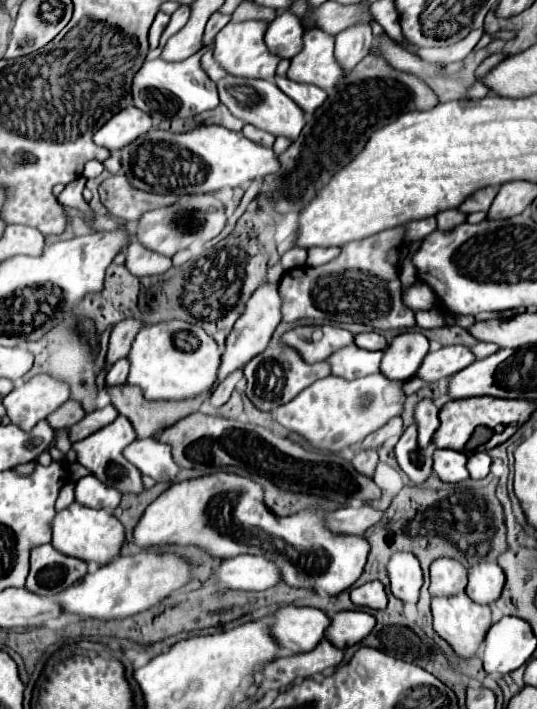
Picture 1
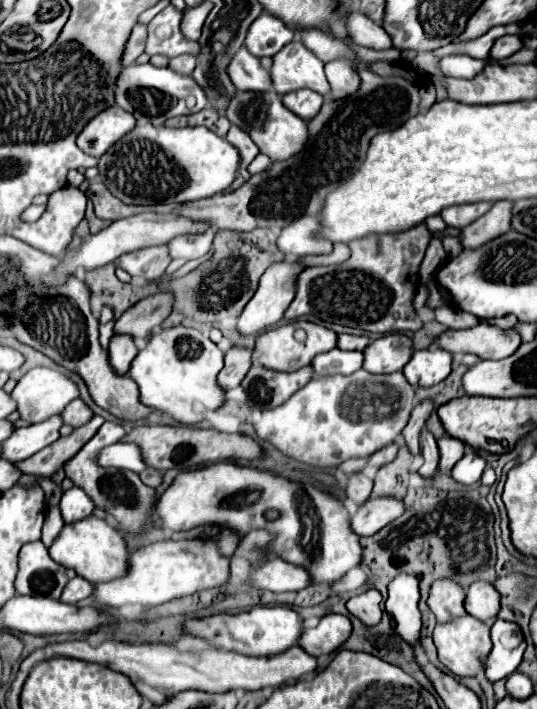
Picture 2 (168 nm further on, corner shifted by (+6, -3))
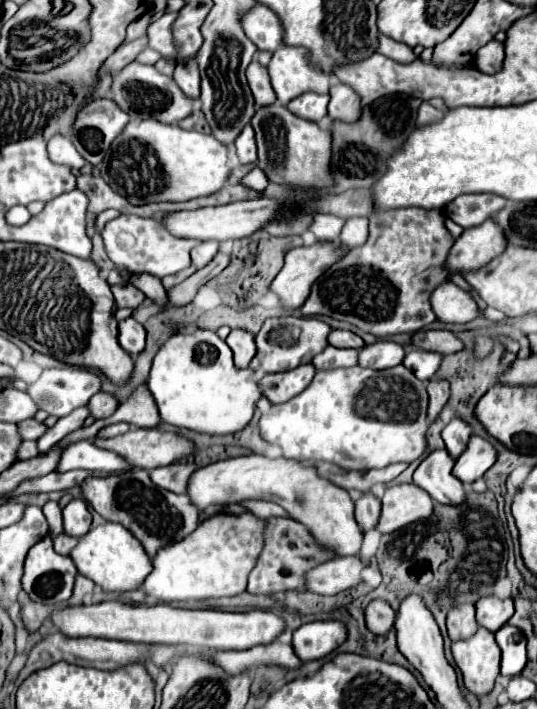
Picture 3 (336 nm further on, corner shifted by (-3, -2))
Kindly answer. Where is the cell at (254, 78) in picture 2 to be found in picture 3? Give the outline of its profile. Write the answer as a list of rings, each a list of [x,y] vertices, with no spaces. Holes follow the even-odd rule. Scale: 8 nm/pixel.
[[[253,59],[251,65],[247,67],[247,81],[249,81],[249,87],[253,91],[255,105],[267,107],[267,105],[273,105],[275,103],[275,91],[271,87],[267,69],[263,65],[259,65],[257,59]]]

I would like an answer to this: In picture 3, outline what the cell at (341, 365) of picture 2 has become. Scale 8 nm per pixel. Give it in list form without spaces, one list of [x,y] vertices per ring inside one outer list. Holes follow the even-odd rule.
[[[327,347],[319,355],[313,357],[313,367],[315,369],[333,369],[333,367],[353,367],[357,365],[357,353],[355,349],[337,349],[337,347]]]

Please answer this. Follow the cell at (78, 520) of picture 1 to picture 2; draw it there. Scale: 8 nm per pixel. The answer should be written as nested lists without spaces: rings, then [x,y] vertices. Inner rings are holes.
[[[88,516],[84,520],[64,524],[64,528],[60,530],[60,534],[56,536],[56,540],[48,550],[58,564],[66,568],[74,568],[78,576],[86,578],[92,584],[102,580],[112,580],[114,576],[122,576],[122,568],[126,568],[126,556],[128,556],[128,548],[122,534],[106,520],[96,516]]]

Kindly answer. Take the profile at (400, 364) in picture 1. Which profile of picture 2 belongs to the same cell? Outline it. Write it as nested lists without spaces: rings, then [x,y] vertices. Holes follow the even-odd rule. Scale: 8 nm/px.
[[[388,334],[364,350],[364,370],[372,374],[400,372],[412,358],[412,340],[406,334]]]

